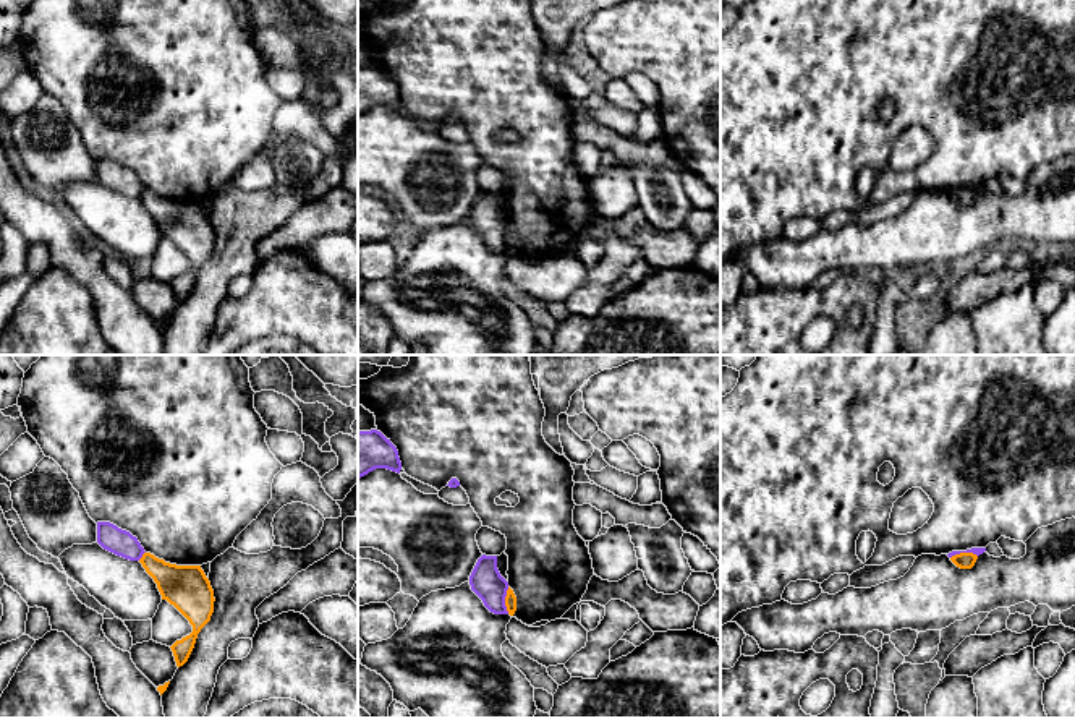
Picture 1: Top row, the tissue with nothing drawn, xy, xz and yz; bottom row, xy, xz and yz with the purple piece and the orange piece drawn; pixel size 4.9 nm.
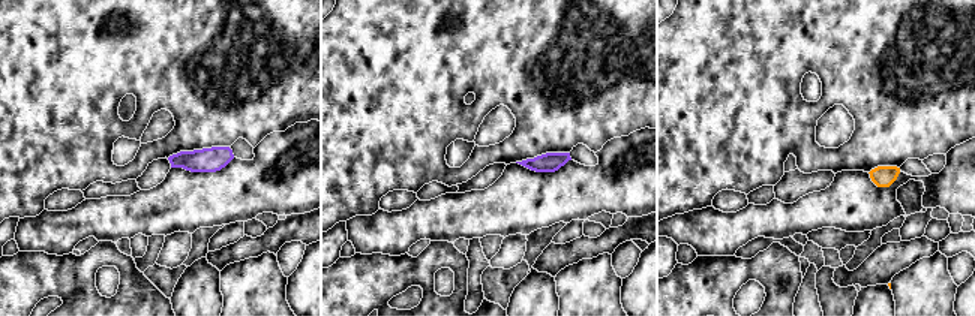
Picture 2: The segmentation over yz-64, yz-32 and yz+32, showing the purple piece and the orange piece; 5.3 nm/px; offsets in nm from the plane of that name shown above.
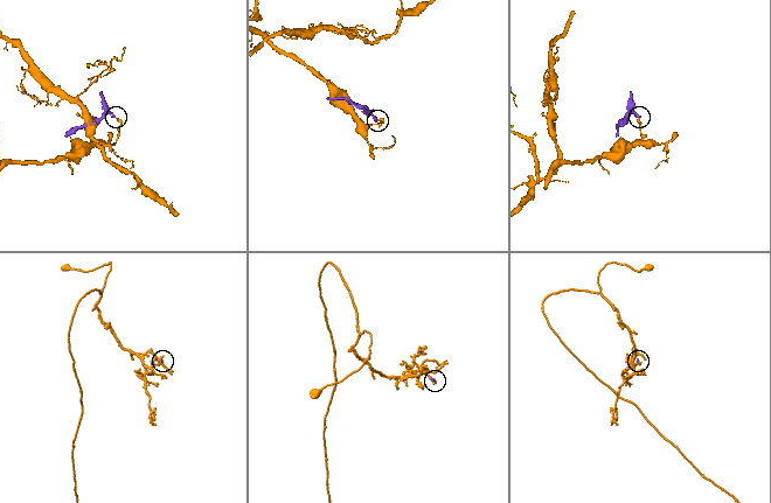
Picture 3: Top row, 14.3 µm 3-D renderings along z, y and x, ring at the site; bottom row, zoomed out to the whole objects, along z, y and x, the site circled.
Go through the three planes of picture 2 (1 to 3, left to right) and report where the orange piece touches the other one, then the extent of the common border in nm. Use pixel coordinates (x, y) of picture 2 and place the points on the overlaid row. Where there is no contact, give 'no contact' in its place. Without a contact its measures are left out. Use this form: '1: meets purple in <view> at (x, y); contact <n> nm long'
1: no contact
2: no contact
3: no contact

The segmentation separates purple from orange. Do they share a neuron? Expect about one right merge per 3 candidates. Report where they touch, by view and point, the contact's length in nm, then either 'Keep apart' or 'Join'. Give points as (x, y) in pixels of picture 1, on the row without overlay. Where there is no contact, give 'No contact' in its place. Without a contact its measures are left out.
Touches purple at xz (504, 237). Shared border 140 nm. Keep apart

